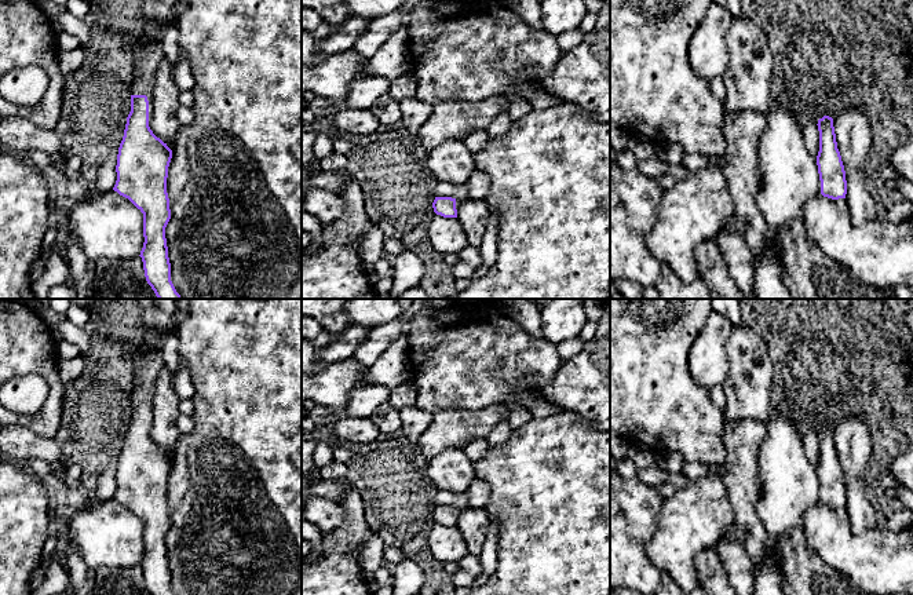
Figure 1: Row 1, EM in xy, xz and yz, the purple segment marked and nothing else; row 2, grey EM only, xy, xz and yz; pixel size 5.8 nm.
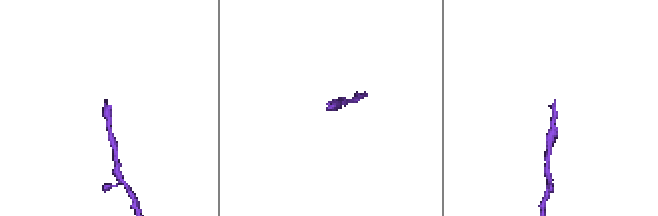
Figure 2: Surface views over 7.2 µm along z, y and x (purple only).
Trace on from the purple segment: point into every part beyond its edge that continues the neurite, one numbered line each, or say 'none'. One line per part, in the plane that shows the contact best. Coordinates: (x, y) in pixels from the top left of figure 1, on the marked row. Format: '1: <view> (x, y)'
1: xy (148, 53)

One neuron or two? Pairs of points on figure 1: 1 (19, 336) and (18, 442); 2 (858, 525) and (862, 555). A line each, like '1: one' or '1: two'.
1: two
2: two

